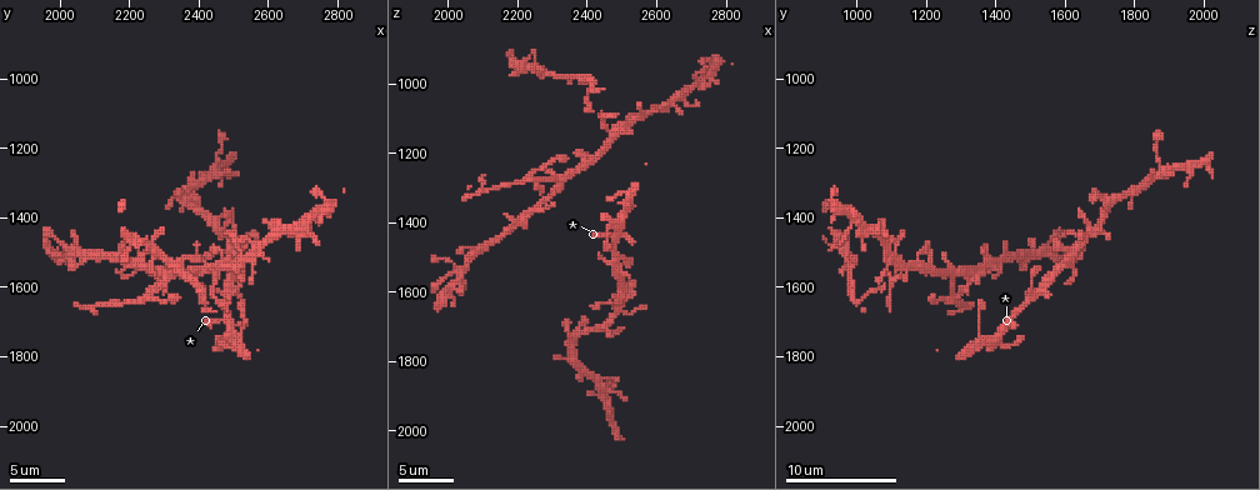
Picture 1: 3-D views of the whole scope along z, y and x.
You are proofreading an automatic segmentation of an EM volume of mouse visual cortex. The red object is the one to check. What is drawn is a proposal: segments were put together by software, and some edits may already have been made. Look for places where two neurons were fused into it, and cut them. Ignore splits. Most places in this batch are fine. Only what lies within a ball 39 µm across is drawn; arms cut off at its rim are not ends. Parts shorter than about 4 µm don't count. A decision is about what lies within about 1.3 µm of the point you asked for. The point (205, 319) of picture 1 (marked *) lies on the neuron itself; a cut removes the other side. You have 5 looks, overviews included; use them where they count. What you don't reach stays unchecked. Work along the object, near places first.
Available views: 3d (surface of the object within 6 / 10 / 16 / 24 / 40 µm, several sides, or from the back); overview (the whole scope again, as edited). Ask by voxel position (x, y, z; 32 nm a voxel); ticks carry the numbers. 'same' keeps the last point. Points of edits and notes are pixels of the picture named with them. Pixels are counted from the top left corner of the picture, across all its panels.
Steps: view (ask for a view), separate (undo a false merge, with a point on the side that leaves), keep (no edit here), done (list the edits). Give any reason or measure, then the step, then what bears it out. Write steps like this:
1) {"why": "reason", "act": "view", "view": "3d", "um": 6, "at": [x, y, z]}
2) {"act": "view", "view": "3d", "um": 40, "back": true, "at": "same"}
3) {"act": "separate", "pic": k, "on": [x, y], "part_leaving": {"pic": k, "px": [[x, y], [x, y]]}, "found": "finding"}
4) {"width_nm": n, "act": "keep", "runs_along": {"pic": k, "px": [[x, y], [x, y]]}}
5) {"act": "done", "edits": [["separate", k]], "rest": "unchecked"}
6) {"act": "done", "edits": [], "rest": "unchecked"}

{"act": "view", "view": "3d", "um": 10, "at": [2480, 1680, 1440]}

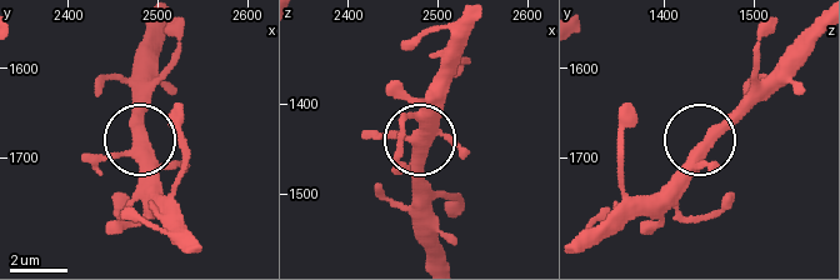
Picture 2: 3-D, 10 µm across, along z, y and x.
{"act": "view", "view": "3d", "um": 10, "back": true, "at": [2485, 1685, 1445]}

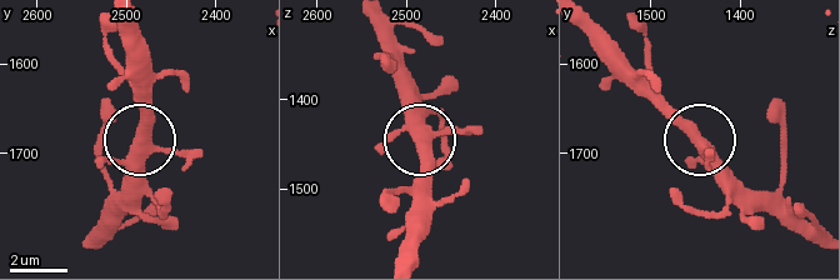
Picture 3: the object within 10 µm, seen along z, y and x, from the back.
{"arms": 4, "act": "keep", "runs_along": {"pic": 3, "px": [[478, 128], [425, 138], [415, 80]]}, "found": "continuous, no second neuron"}

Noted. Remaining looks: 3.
{"why": "small branch off a trunk", "act": "view", "view": "3d", "um": 16, "at": [2320, 1580, 1280]}

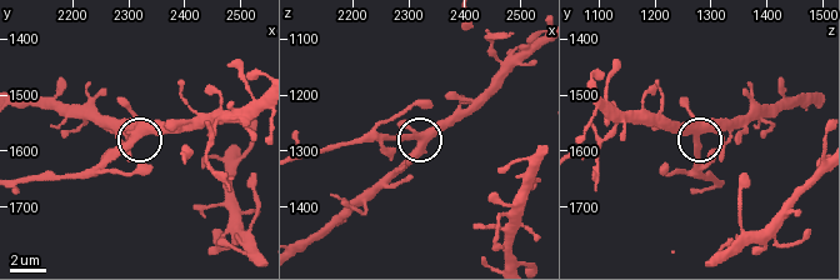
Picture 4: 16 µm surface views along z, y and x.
{"width_nm": 430, "act": "keep", "found": "one neuron here"}

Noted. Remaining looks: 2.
{"why": "looks like a crossing", "act": "view", "view": "3d", "um": 16, "at": [2470, 1540, 1140]}

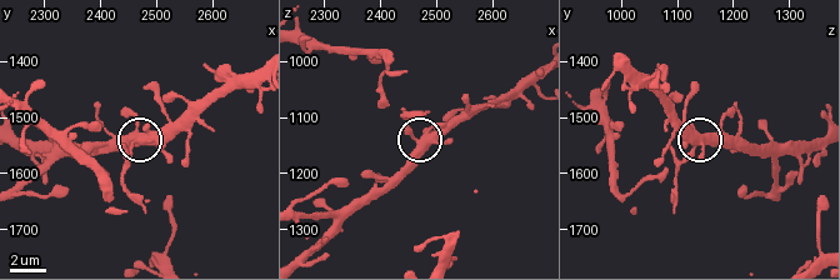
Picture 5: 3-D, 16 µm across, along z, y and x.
{"why": "from behind", "act": "view", "view": "3d", "um": 16, "back": true, "at": [2470, 1540, 1145]}

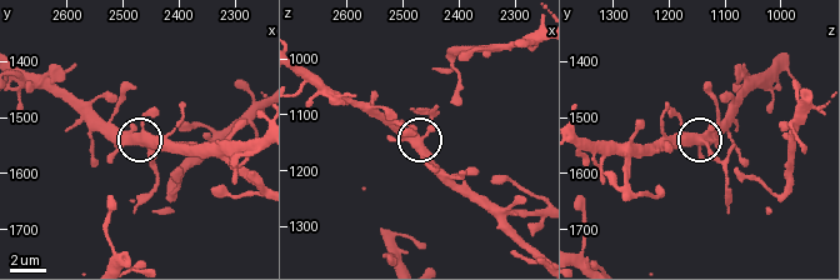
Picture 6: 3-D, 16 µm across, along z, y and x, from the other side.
{"side_arm_um": 16, "act": "separate", "pic": 6, "on": [431, 109], "part_leaving": {"pic": 6, "px": [[705, 143], [726, 181], [726, 211]]}, "found": "two neurons meet here"}

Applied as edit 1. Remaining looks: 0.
{"act": "done", "edits": [["separate", 6]], "rest": "unchecked"}

